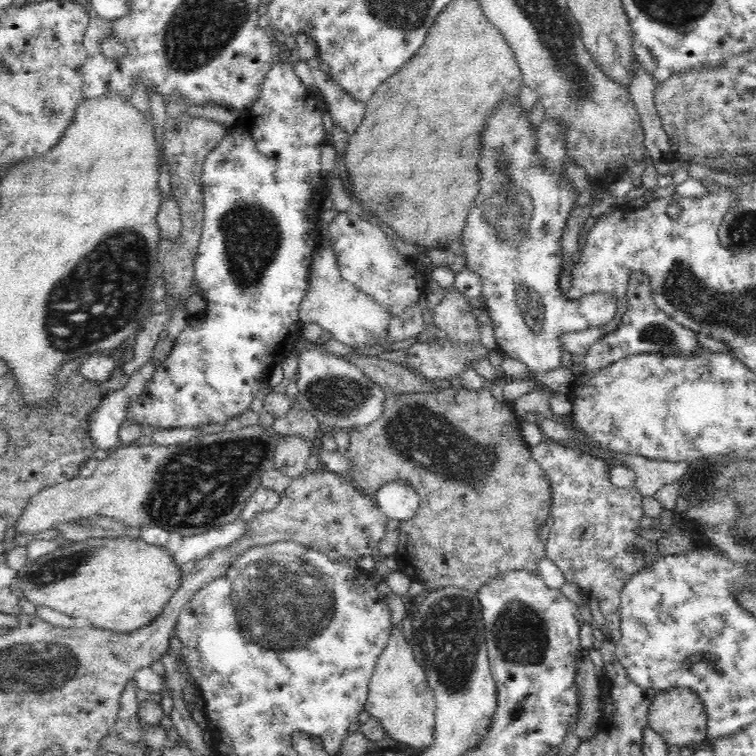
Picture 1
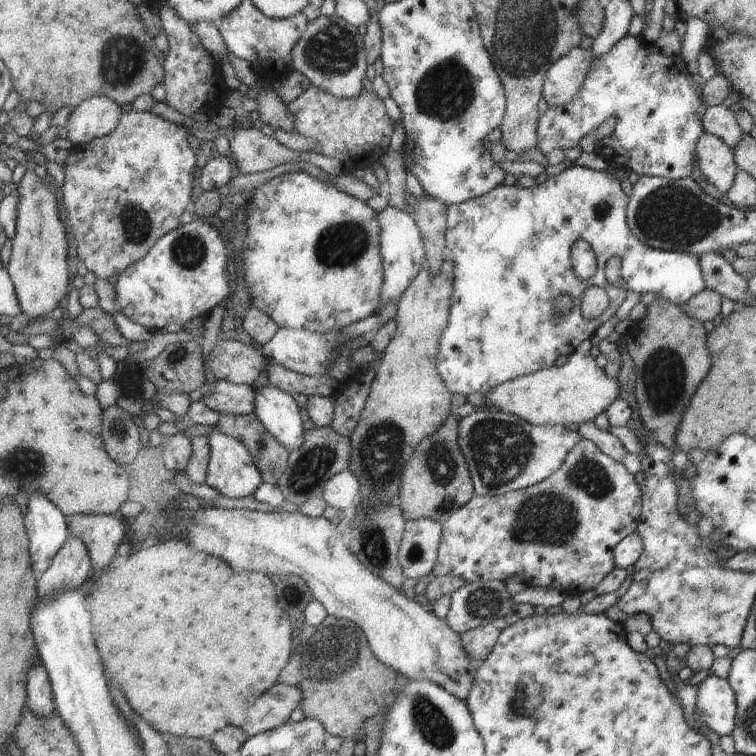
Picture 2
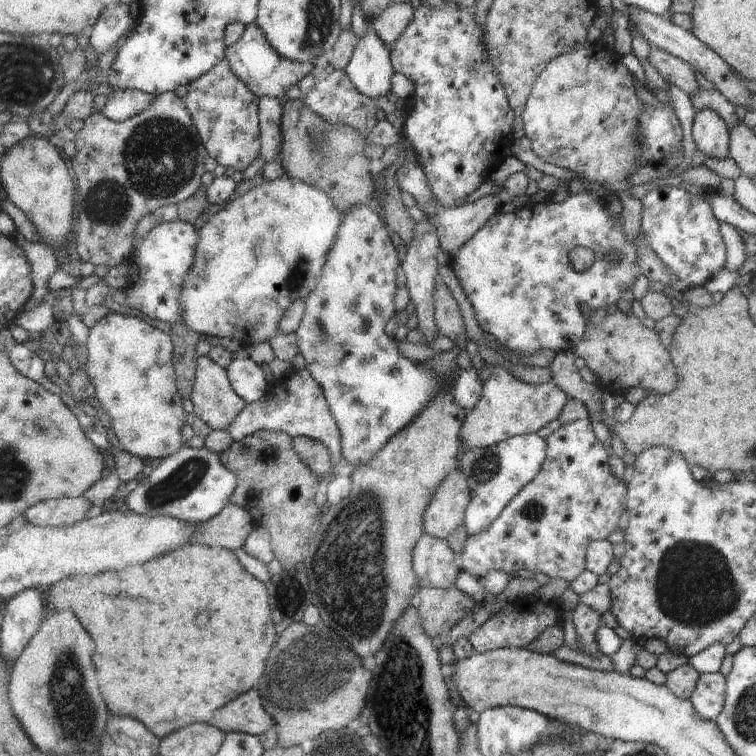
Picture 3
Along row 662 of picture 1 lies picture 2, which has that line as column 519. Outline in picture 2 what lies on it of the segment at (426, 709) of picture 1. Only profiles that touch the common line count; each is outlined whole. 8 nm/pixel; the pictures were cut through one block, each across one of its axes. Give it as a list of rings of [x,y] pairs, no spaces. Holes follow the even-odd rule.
[[[591,341],[579,343],[568,356],[565,365],[551,365],[531,374],[521,375],[505,383],[499,383],[485,392],[484,406],[493,406],[497,410],[519,417],[523,422],[532,425],[581,424],[593,421],[611,402],[619,398],[617,379],[605,376],[594,362],[588,350]]]

